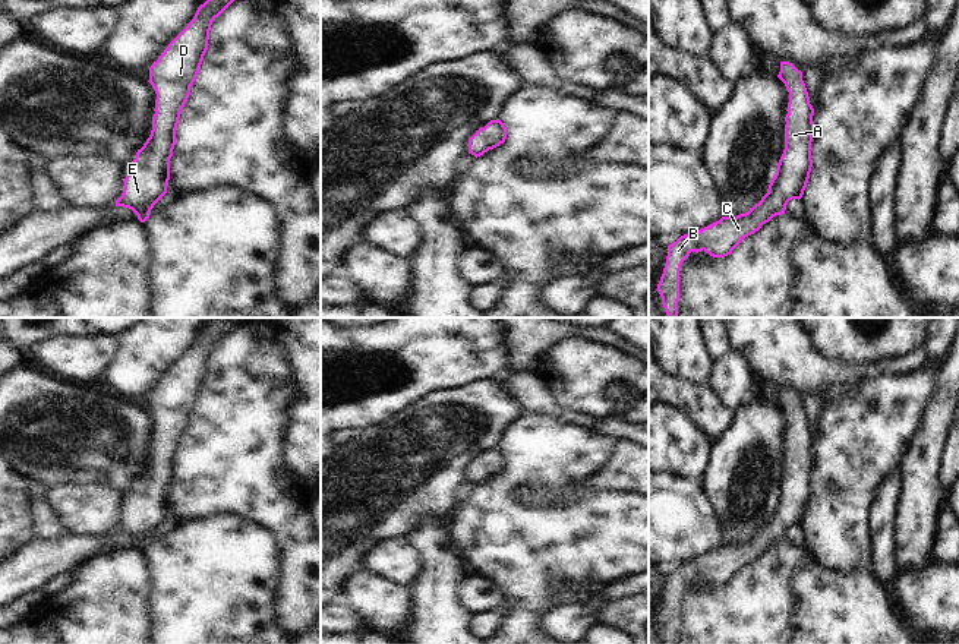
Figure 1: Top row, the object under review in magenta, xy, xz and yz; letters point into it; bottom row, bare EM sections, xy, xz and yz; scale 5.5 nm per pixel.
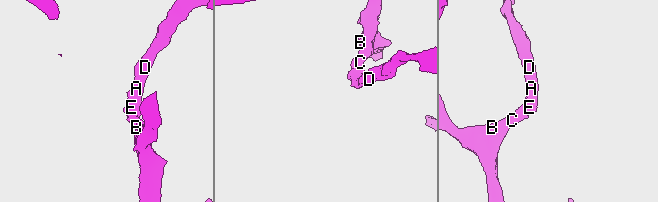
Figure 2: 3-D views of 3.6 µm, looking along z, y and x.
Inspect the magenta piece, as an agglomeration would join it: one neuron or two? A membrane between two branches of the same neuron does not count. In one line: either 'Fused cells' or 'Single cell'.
Single cell.

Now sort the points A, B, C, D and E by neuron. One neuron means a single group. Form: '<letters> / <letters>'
A B C D E

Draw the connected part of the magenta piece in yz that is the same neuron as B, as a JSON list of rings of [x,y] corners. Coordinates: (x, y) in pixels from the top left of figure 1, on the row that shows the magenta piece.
[[[780,61],[777,78],[789,92],[785,117],[785,149],[767,193],[748,212],[722,217],[719,221],[684,234],[668,246],[666,263],[657,284],[668,318],[678,316],[679,269],[691,252],[704,250],[713,258],[725,258],[748,236],[761,228],[773,217],[785,214],[792,199],[801,199],[807,187],[813,160],[814,108],[802,80],[802,72],[789,61]]]

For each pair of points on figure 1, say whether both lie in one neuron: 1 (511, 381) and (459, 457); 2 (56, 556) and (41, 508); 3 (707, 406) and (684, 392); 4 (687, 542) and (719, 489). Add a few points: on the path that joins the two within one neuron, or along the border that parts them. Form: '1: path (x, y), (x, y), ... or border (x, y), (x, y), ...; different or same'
1: border (495, 378), (527, 410); different
2: border (69, 533), (53, 539), (38, 537); different
3: path (702, 406), (690, 398); same
4: border (700, 483), (716, 515), (725, 526), (725, 533); different

